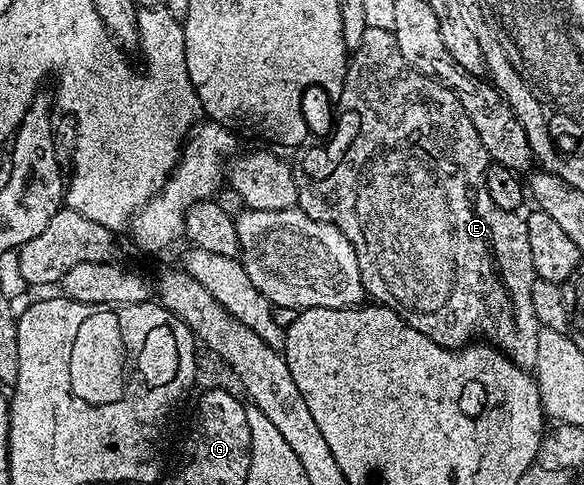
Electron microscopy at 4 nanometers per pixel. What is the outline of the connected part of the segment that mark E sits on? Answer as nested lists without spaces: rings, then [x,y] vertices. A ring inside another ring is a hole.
[[[367,26],[365,34],[361,36],[361,45],[357,45],[357,49],[350,52],[341,97],[334,107],[335,128],[332,129],[327,144],[324,147],[308,146],[303,149],[308,151],[300,150],[300,155],[291,163],[291,172],[299,194],[299,209],[309,213],[317,221],[333,224],[337,229],[341,229],[341,233],[345,233],[345,237],[349,237],[357,253],[366,294],[373,295],[376,304],[395,311],[406,323],[413,325],[417,333],[425,333],[429,341],[437,341],[437,345],[448,349],[465,347],[475,340],[486,341],[490,346],[508,355],[518,367],[534,368],[541,325],[537,321],[537,313],[533,313],[533,281],[537,276],[533,269],[533,256],[529,250],[527,220],[522,214],[497,209],[497,205],[493,205],[493,197],[489,197],[487,188],[487,150],[485,145],[481,145],[481,137],[477,137],[477,129],[473,129],[473,121],[469,121],[469,113],[465,113],[459,96],[443,83],[438,83],[436,79],[413,69],[413,65],[409,65],[409,61],[401,57],[401,49],[397,49],[394,31]]]

